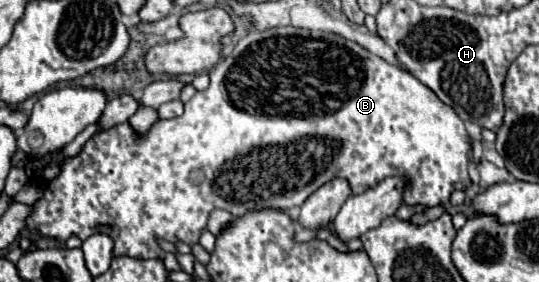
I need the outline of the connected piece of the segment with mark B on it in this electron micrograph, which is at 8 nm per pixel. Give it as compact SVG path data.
M293 26L285 28L271 28L263 32L249 32L245 38L241 38L233 52L219 60L219 64L209 72L211 84L207 90L197 92L187 104L185 112L179 118L171 120L157 120L155 126L149 130L145 138L137 138L131 126L119 124L111 130L105 130L101 134L95 134L87 140L87 144L81 148L81 152L73 158L63 160L61 164L55 162L53 156L43 156L43 160L49 166L61 166L59 178L51 182L41 182L43 198L33 204L35 212L27 218L27 230L39 232L43 236L51 236L55 240L67 240L71 234L85 240L91 234L103 232L113 238L115 256L135 256L135 258L157 258L161 256L161 248L157 244L157 238L165 238L169 242L183 240L185 244L195 244L201 236L201 232L207 226L207 218L211 210L223 208L231 212L233 216L243 216L247 210L261 210L261 208L281 208L281 210L293 210L301 206L307 196L311 196L317 188L323 186L323 182L329 182L331 178L345 178L349 180L353 194L361 194L369 190L371 186L379 184L387 176L403 176L409 180L409 190L405 192L405 204L425 204L425 206L447 206L449 196L453 190L465 190L471 184L469 178L469 152L471 152L471 140L465 132L463 120L455 114L455 110L447 104L443 104L433 90L429 90L425 84L421 84L413 74L387 64L379 56L369 54L365 48L361 48L357 42L345 40L343 36L337 36L333 32L309 32Z

